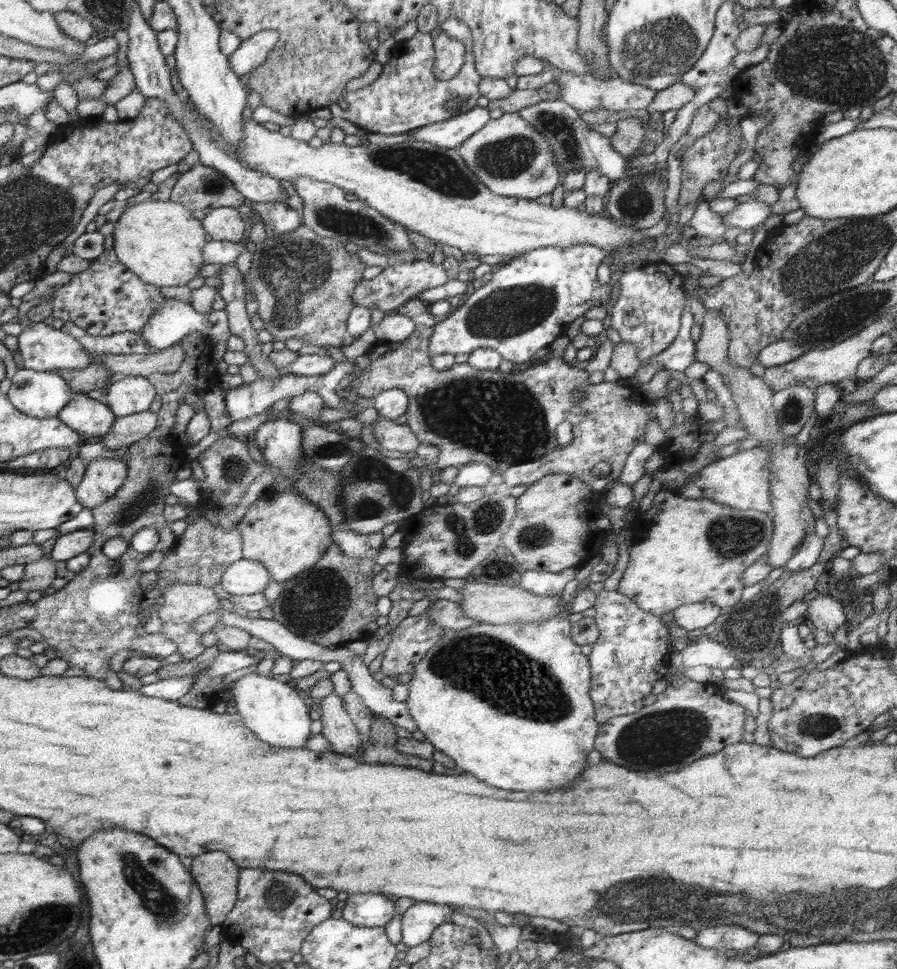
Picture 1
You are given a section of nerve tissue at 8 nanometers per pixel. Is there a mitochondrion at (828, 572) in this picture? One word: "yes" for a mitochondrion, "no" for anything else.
no

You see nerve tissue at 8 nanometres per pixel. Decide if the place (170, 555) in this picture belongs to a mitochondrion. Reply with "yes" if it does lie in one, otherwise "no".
no

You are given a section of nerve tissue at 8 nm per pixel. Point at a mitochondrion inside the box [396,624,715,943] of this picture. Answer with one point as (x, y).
(512, 682)

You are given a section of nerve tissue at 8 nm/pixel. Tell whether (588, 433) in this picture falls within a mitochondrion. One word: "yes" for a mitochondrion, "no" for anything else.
no

